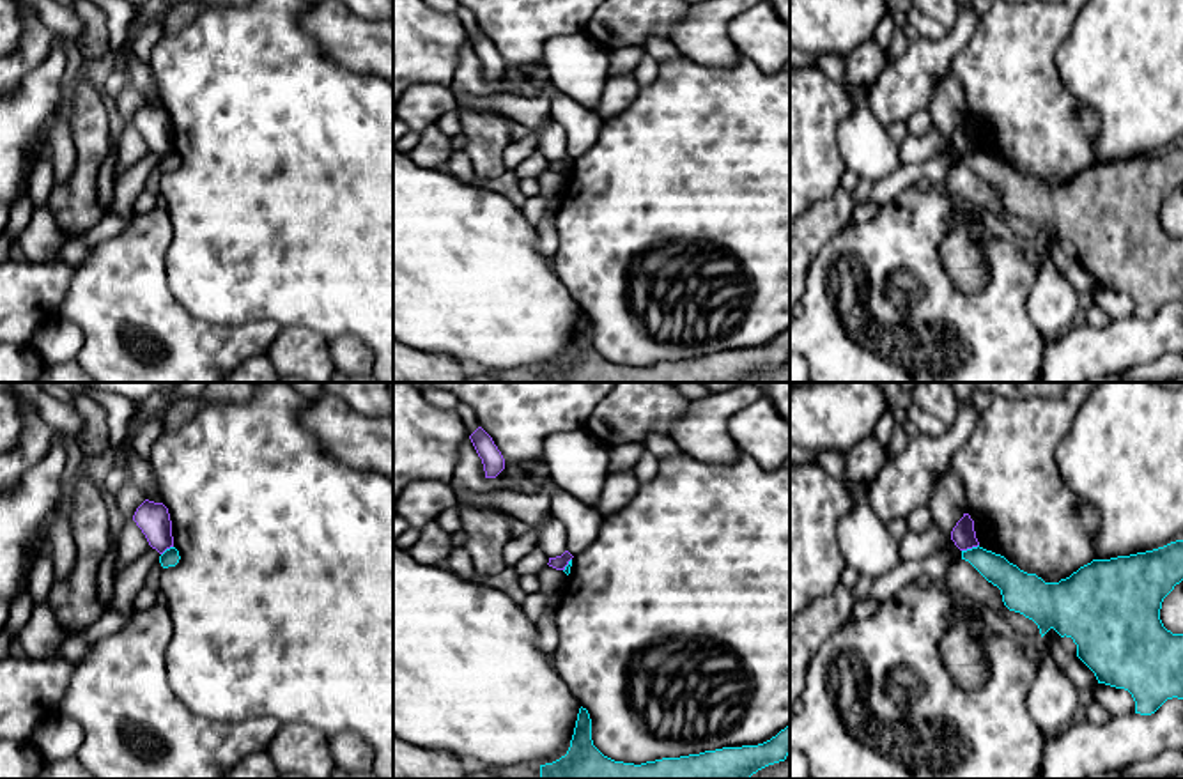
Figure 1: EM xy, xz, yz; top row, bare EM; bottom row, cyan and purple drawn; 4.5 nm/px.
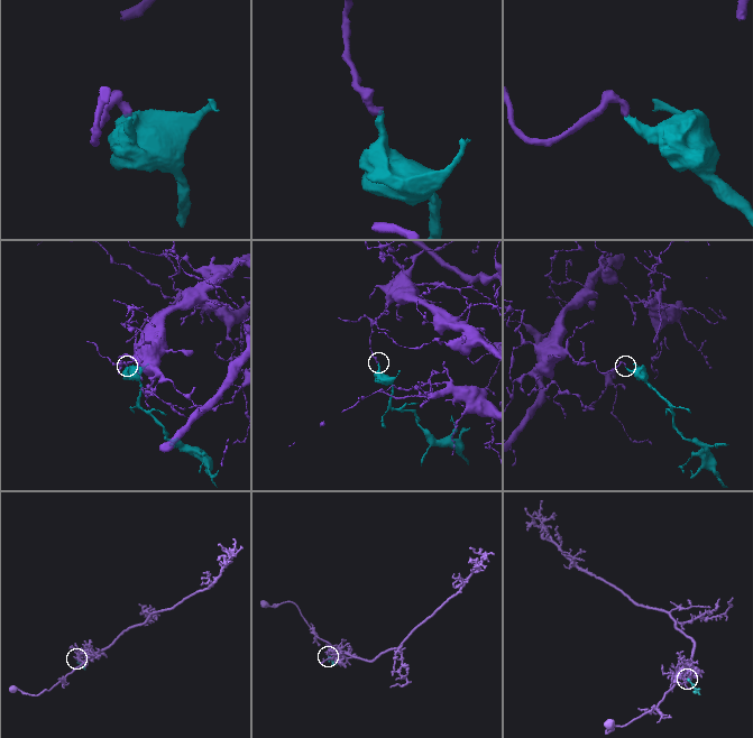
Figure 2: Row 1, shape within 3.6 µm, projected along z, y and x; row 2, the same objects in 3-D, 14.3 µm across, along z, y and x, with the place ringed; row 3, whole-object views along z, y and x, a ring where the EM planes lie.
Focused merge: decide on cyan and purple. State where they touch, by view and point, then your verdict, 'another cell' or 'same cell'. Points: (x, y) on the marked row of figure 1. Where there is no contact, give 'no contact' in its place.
meets cyan in yz at (969, 549); another cell

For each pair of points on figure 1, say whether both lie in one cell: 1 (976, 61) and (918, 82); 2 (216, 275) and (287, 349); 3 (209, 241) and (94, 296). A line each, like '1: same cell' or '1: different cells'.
1: different cells
2: different cells
3: different cells

